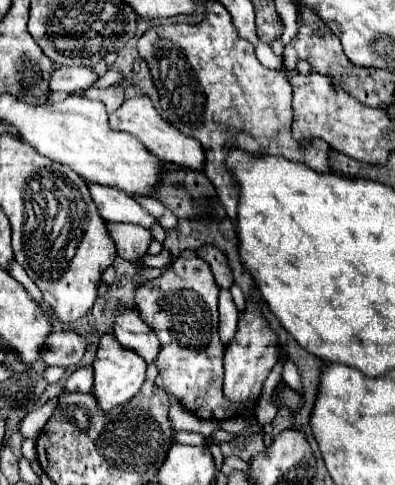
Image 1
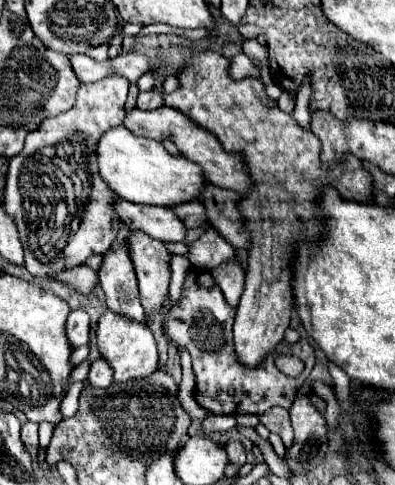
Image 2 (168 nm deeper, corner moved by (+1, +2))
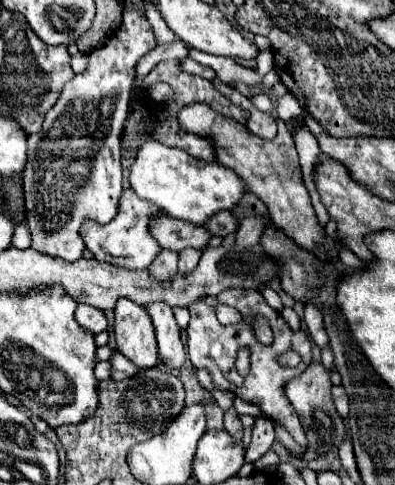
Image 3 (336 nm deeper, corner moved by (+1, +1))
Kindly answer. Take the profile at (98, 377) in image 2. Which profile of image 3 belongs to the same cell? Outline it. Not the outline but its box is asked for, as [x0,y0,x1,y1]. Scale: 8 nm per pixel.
[111,353,141,381]

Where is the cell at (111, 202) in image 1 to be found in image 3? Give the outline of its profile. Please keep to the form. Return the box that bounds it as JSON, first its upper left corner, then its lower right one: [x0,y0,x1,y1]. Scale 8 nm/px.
[151,215,213,253]

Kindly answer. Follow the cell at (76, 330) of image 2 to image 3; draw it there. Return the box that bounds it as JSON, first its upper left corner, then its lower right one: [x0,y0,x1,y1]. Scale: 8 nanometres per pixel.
[75,305,107,333]

